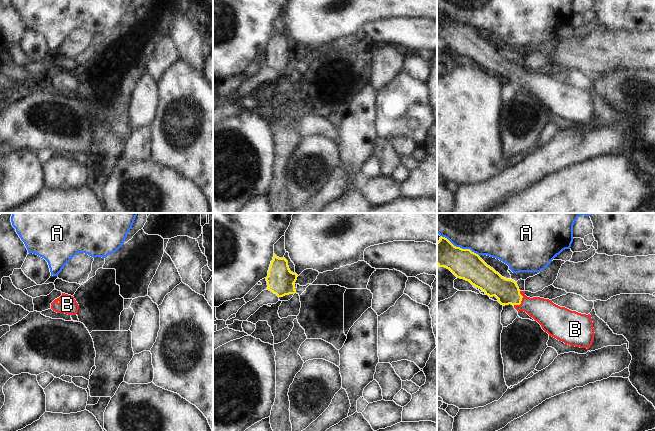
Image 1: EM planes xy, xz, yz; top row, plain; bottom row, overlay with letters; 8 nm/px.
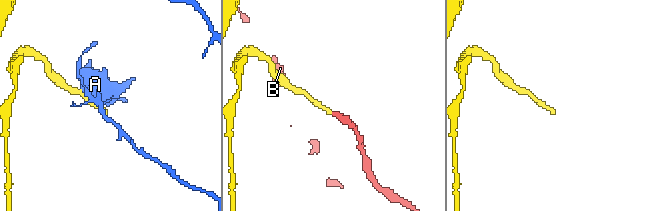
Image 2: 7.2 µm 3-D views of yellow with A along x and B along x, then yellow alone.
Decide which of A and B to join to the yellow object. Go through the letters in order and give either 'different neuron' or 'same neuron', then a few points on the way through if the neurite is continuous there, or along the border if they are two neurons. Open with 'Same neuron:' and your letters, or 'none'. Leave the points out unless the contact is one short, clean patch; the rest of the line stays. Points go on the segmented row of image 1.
Same neuron: B
A: different neuron
B: same neuron; runs through yz (507, 292), (521, 300), (544, 311)

